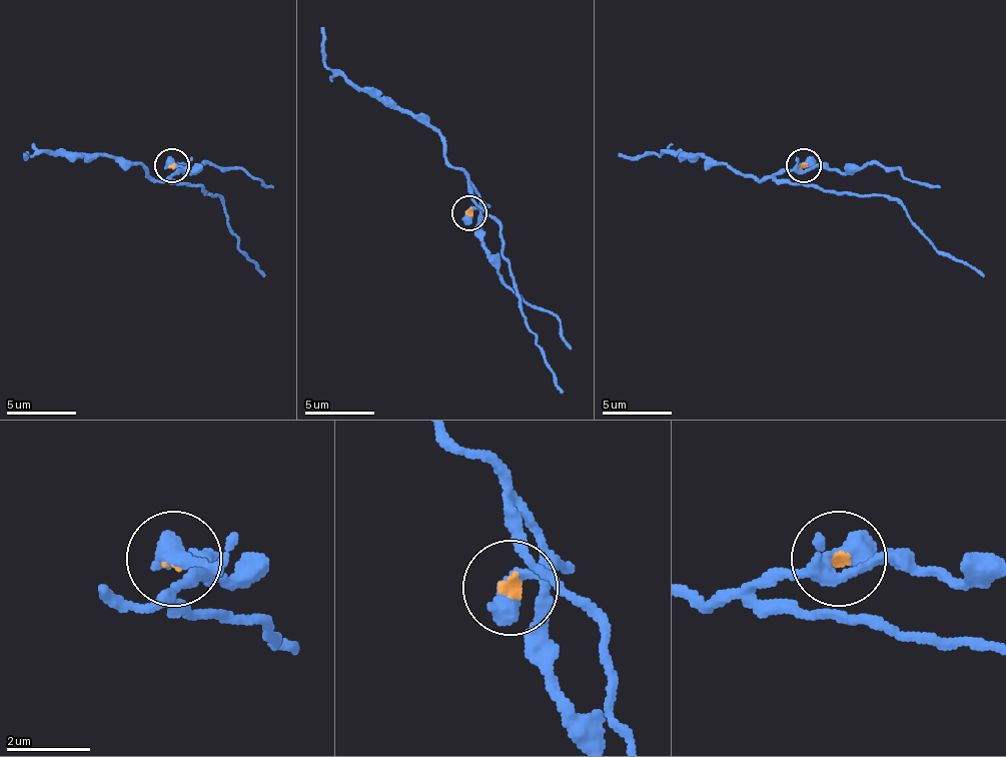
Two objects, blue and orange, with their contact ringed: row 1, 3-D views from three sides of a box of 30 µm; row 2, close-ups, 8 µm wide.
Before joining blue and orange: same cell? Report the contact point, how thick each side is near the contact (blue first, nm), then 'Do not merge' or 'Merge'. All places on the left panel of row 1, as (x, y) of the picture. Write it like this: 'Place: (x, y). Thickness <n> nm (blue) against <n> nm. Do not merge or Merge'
Place: (171, 165). Thickness 440 nm (blue) against 120 nm. Merge

